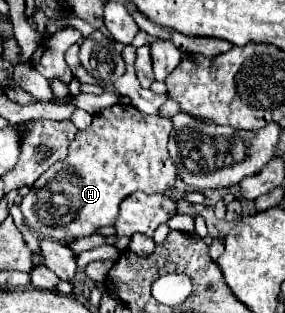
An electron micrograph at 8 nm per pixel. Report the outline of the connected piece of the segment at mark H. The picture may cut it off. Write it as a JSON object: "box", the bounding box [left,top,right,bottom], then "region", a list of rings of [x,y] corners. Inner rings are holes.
{"box":[22,104,178,244],"region":[[[116,104],[94,116],[88,130],[80,130],[68,148],[68,158],[50,166],[32,186],[32,190],[22,198],[22,214],[30,230],[36,234],[46,234],[48,238],[60,238],[62,244],[70,244],[80,236],[92,236],[102,226],[116,222],[120,212],[120,202],[132,192],[166,192],[174,188],[178,180],[178,168],[168,154],[168,136],[172,132],[172,122],[164,116],[146,116],[130,104]]]}

